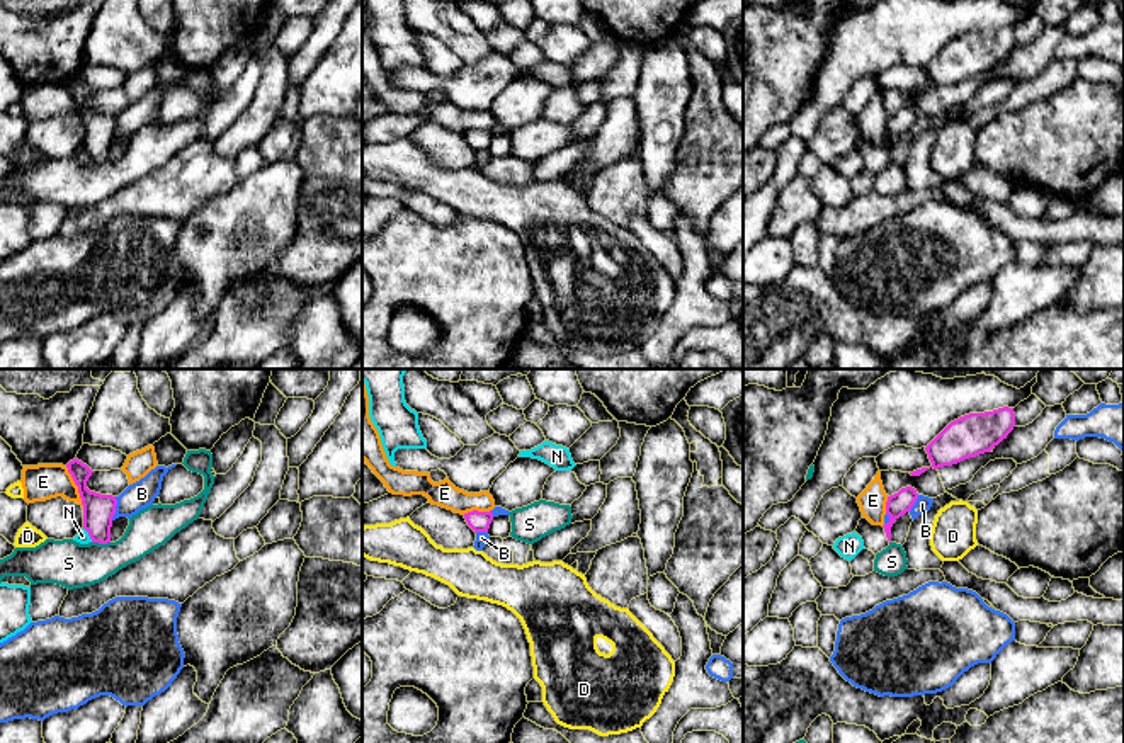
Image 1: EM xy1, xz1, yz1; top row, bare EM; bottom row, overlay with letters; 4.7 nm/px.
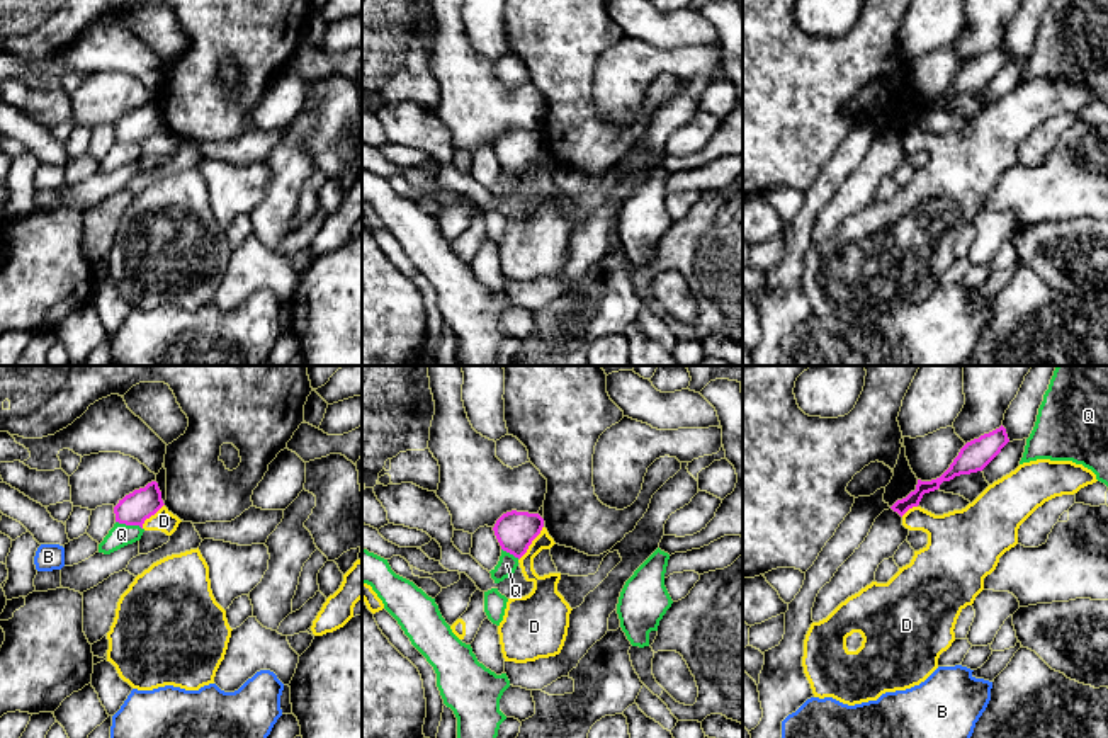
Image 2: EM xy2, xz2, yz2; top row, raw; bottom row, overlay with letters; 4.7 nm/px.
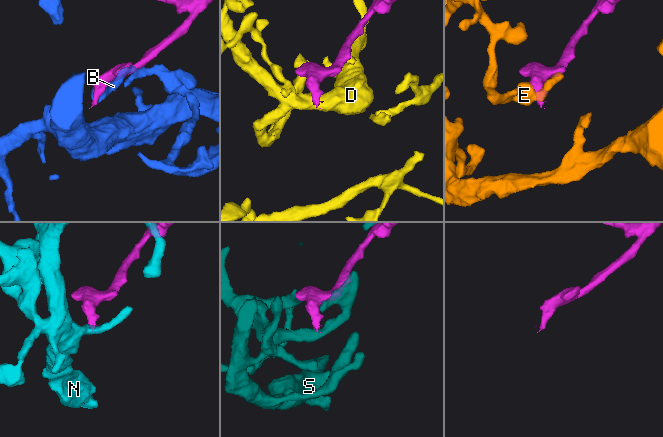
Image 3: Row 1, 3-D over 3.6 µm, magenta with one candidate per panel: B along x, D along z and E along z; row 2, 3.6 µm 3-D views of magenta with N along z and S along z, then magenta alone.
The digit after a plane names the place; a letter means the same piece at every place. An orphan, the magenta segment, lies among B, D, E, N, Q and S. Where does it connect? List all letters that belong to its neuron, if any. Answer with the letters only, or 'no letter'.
no letter

